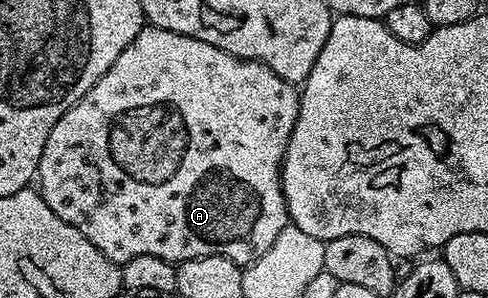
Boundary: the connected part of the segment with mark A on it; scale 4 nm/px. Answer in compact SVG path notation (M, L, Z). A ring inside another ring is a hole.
M144 26L117 57L117 61L113 61L110 69L62 115L57 125L53 125L53 133L49 133L49 141L45 141L45 153L41 153L37 190L43 196L45 205L49 205L49 209L53 209L61 221L73 225L77 233L97 245L97 249L114 263L122 265L133 261L133 257L152 255L161 257L169 264L178 265L187 259L216 255L229 257L229 261L240 265L250 265L269 253L281 229L289 225L281 172L283 154L297 121L299 96L296 84L277 77L277 73L273 73L273 69L263 63L238 59L225 49L217 49L217 45L209 45L209 41L201 41L197 37L173 33L160 27Z

